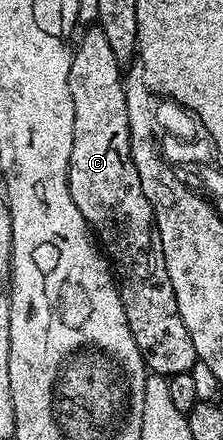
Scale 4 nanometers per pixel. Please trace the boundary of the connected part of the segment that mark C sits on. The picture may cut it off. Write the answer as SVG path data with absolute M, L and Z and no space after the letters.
M96 24L85 27L73 47L72 68L68 76L68 88L72 92L74 105L74 131L72 132L72 156L68 184L80 216L89 224L91 231L108 255L116 275L118 291L124 304L124 316L128 316L128 326L136 344L146 361L147 371L154 376L171 376L188 373L198 361L196 348L192 348L192 336L180 320L180 308L176 304L176 292L172 292L172 280L164 264L164 248L160 240L158 225L154 219L152 204L140 188L140 176L136 164L132 164L130 141L128 140L128 108L124 104L124 70L118 65L116 52L112 52L104 32Z

